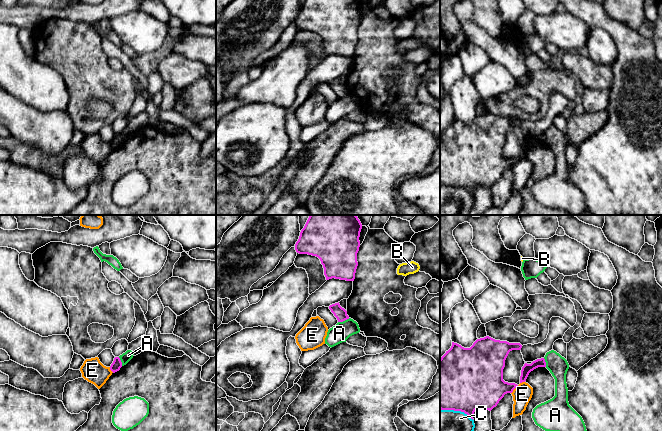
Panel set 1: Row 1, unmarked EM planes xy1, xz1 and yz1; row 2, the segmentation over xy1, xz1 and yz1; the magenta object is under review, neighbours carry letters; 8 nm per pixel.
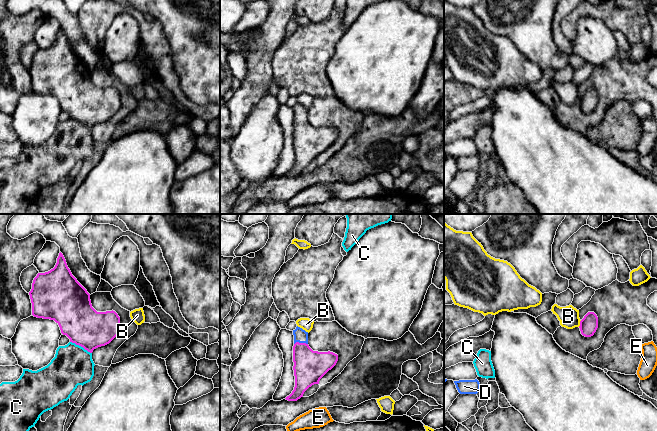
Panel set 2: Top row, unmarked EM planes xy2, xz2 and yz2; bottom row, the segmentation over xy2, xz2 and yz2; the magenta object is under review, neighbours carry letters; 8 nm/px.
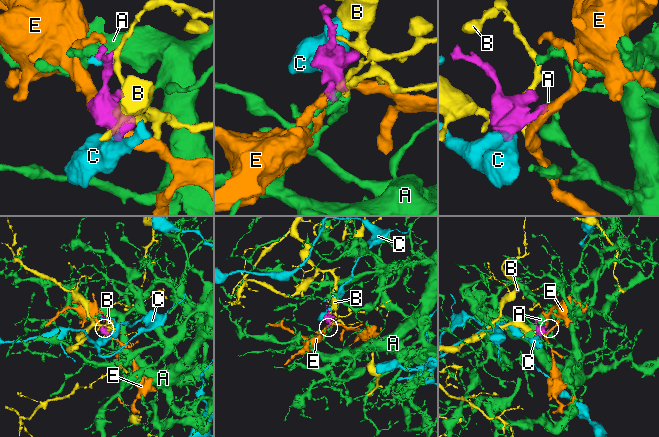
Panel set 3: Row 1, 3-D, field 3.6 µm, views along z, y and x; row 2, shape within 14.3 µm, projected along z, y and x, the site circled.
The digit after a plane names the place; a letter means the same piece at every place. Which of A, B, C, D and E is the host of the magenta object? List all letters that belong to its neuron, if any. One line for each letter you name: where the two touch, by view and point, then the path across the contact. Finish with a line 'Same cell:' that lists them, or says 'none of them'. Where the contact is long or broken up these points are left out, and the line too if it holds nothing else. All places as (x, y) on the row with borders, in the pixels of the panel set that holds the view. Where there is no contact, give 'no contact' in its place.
D: xz2 (300, 343) | across xz2 (310, 366), (302, 354), (300, 343), (300, 335)
Same cell: D

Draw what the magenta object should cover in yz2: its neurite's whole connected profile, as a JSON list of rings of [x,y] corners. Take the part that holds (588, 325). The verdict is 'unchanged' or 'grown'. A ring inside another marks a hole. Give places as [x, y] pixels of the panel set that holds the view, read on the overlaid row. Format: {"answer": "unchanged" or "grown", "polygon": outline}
{"answer": "unchanged", "polygon": [[[588,312],[580,321],[579,328],[583,336],[585,337],[593,336],[598,328],[597,315],[594,312]]]}

